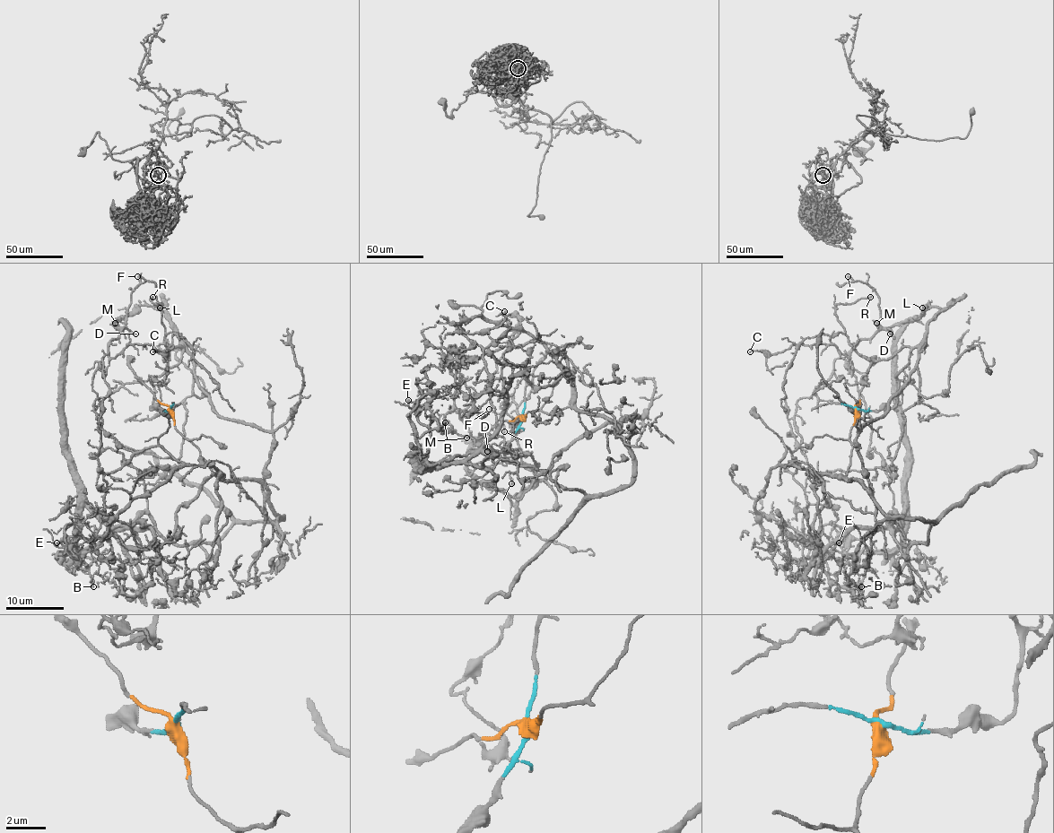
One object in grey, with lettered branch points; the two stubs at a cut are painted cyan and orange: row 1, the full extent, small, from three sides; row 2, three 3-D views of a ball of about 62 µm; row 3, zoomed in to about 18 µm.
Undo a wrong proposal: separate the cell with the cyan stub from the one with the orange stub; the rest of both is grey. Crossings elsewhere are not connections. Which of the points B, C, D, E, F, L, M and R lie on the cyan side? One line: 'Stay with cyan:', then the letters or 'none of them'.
Stay with cyan: C, D, F, L, M, R

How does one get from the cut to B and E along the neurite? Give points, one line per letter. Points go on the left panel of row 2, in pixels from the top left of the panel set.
B: (170, 408), (177, 429), (220, 475), (184, 503), (159, 548), (149, 527), (126, 526), (77, 548), (93, 587)
E: (170, 408), (220, 475), (184, 503), (173, 533), (159, 548), (149, 527), (126, 526), (63, 553), (56, 542)

